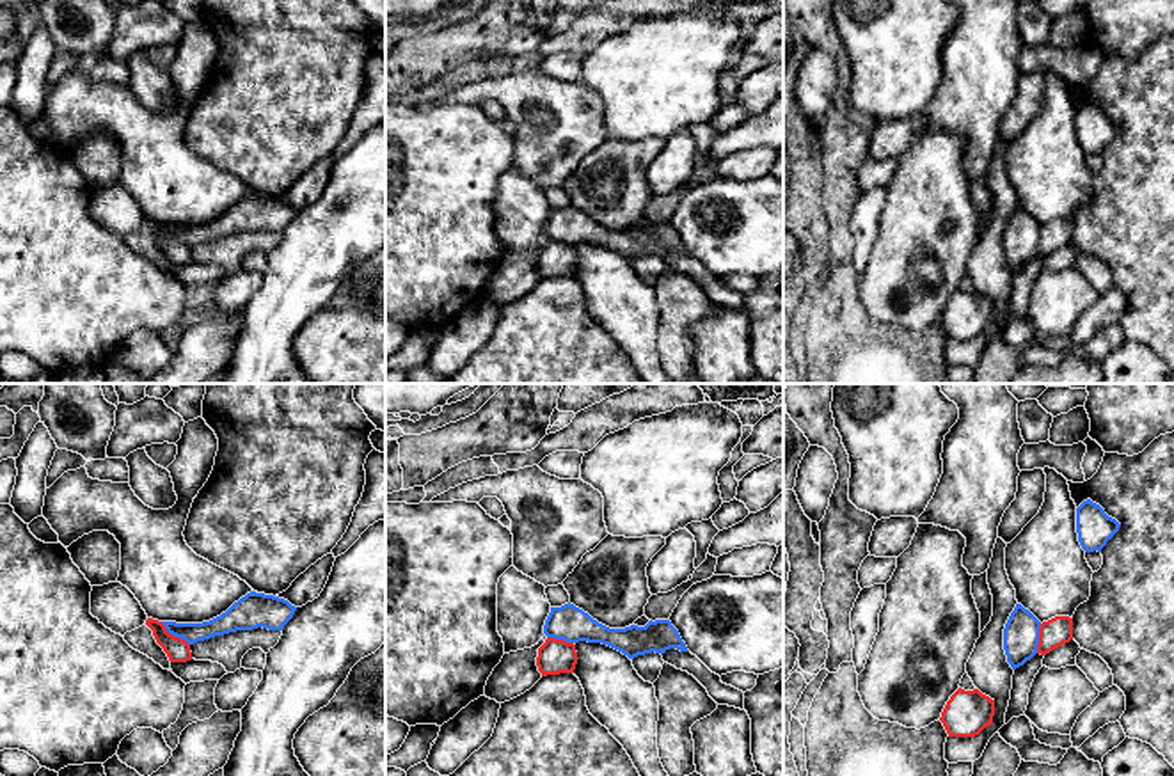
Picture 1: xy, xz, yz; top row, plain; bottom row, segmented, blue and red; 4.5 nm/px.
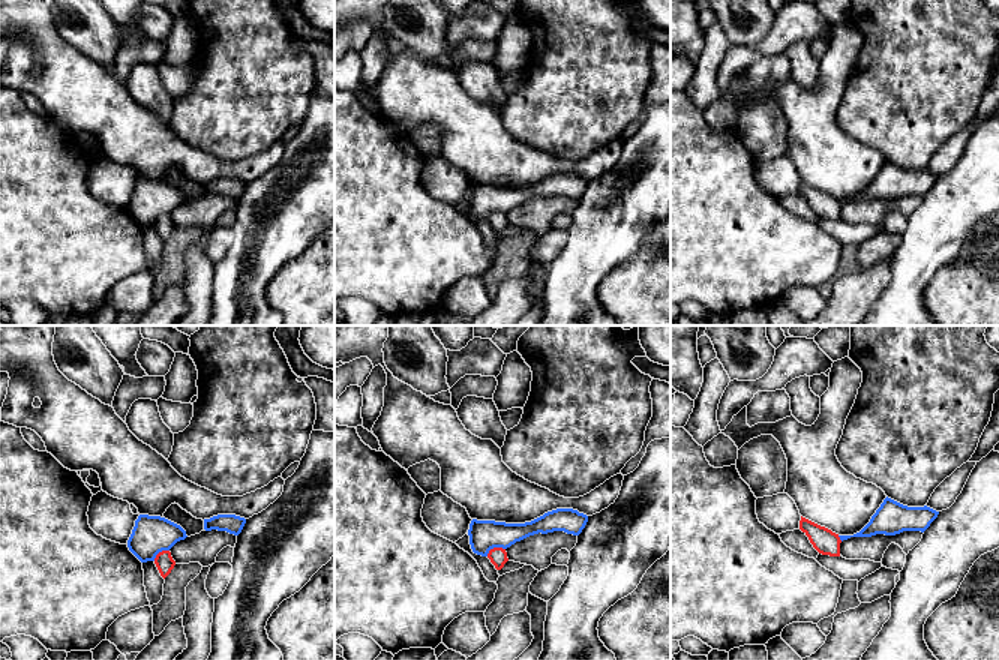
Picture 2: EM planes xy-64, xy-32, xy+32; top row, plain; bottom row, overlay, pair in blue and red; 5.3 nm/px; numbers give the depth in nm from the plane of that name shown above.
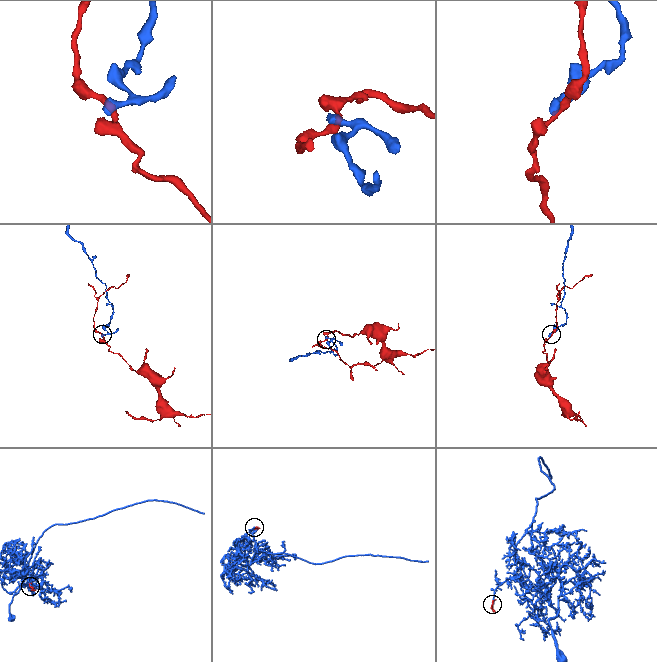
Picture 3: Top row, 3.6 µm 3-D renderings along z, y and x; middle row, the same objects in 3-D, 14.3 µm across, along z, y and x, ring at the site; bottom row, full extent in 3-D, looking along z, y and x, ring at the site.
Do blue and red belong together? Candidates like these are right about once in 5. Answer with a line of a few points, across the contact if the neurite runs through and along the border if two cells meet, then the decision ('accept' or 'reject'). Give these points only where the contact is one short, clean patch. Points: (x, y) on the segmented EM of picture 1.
line xy (160, 622), (169, 633), (180, 636), (189, 645); reject

